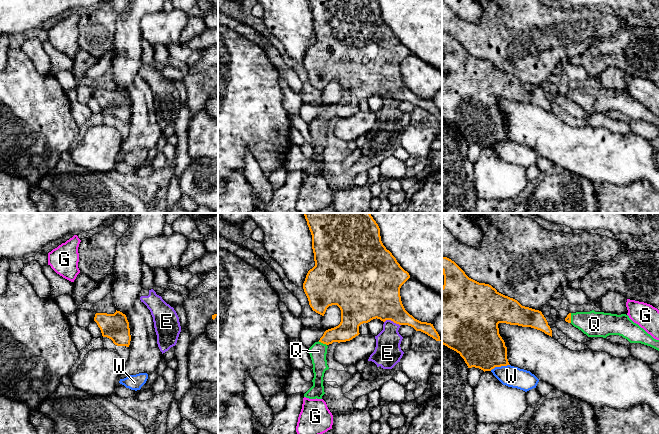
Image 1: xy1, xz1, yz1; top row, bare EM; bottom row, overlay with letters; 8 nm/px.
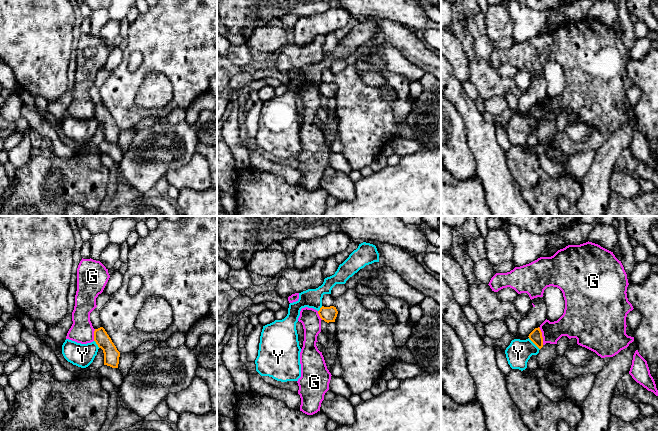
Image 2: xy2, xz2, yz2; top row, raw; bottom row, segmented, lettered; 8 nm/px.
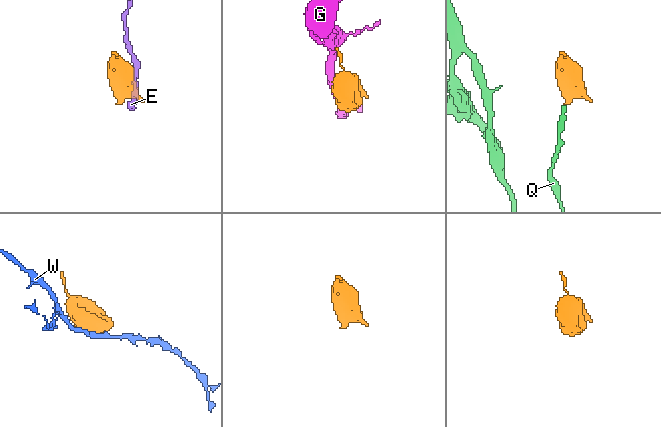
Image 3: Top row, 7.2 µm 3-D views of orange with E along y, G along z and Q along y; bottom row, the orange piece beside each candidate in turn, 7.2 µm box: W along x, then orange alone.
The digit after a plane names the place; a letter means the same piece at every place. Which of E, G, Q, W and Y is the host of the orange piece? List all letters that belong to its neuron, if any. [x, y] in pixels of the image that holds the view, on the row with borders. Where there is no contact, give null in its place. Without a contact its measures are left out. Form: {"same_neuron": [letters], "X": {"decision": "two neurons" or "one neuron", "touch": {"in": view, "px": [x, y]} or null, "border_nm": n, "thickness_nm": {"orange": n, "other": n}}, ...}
{"same_neuron": ["Q"], "E": {"decision": "two neurons", "touch": {"in": "xz1", "px": [392, 320]}, "border_nm": 140, "thickness_nm": {"orange": 380, "other": 200}}, "G": {"decision": "two neurons", "touch": {"in": "yz2", "px": [541, 336]}, "border_nm": 150, "thickness_nm": {"orange": 100, "other": 190}}, "Q": {"decision": "one neuron", "touch": {"in": "xz1", "px": [322, 342]}, "border_nm": 80, "thickness_nm": {"orange": 160, "other": 140}}, "W": {"decision": "two neurons", "touch": {"in": "yz1", "px": [499, 366]}, "border_nm": 170, "thickness_nm": {"orange": 360, "other": 170}}, "Y": {"decision": "two neurons", "touch": {"in": "yz2", "px": [534, 343]}, "border_nm": 130, "thickness_nm": {"orange": 100, "other": 200}}}

